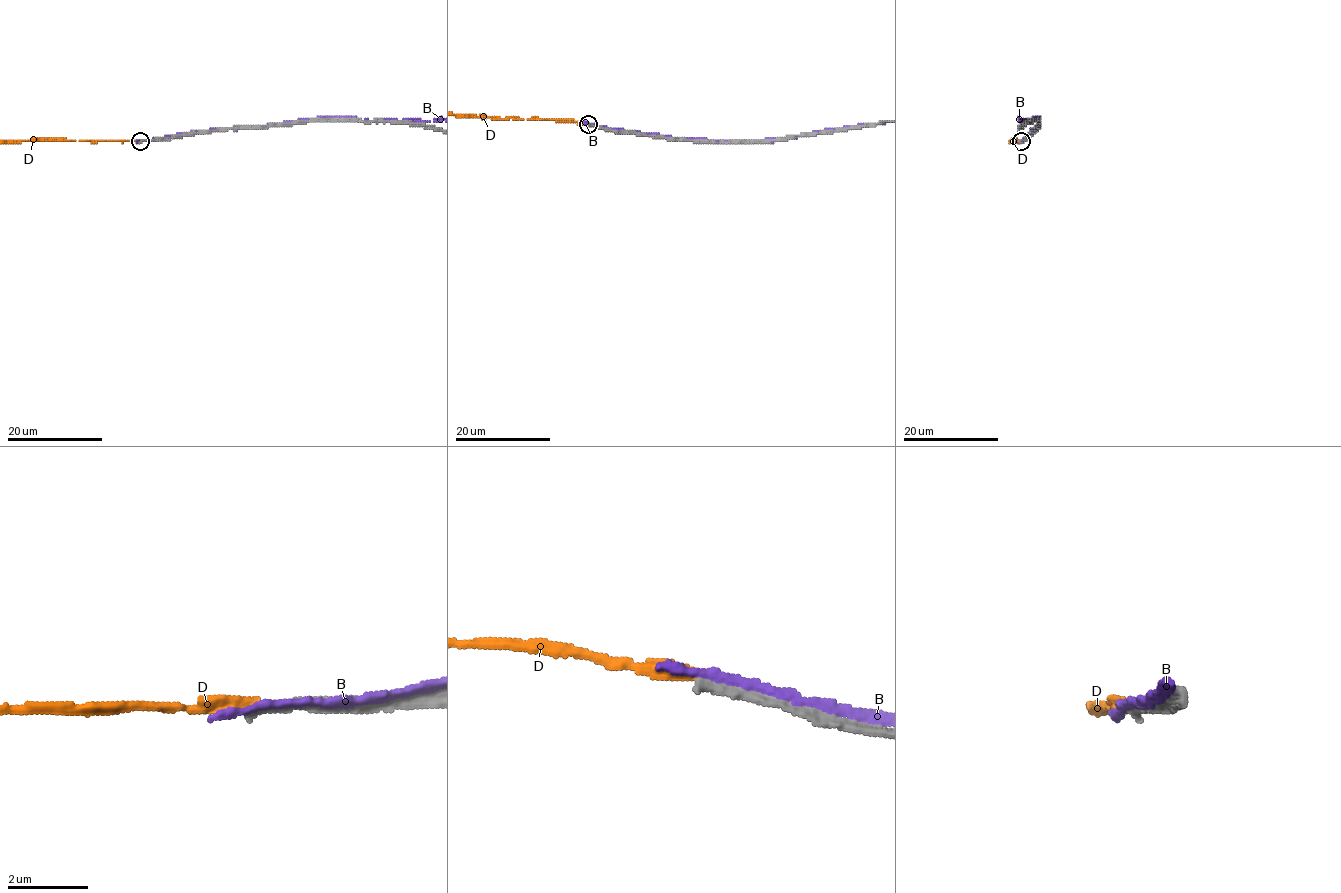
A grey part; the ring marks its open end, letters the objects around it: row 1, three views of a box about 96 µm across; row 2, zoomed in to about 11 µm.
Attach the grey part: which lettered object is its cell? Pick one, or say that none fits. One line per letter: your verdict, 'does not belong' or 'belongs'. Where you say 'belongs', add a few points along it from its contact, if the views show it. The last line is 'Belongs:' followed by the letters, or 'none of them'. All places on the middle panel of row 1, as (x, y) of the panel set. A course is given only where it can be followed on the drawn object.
B: does not belong
D: does not belong
Belongs: none of them

